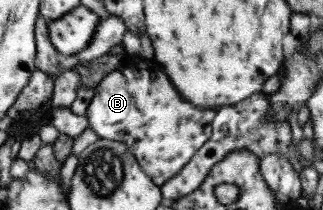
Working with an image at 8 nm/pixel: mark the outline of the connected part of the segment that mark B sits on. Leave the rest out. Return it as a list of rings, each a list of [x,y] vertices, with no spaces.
[[[146,60],[128,66],[118,65],[118,68],[105,74],[93,89],[93,96],[83,114],[87,120],[87,128],[99,139],[114,140],[127,146],[128,153],[136,159],[138,167],[158,187],[170,178],[174,178],[182,170],[182,166],[185,166],[194,156],[196,150],[208,140],[214,115],[213,110],[197,109],[192,103],[184,100],[162,69],[146,64]]]

